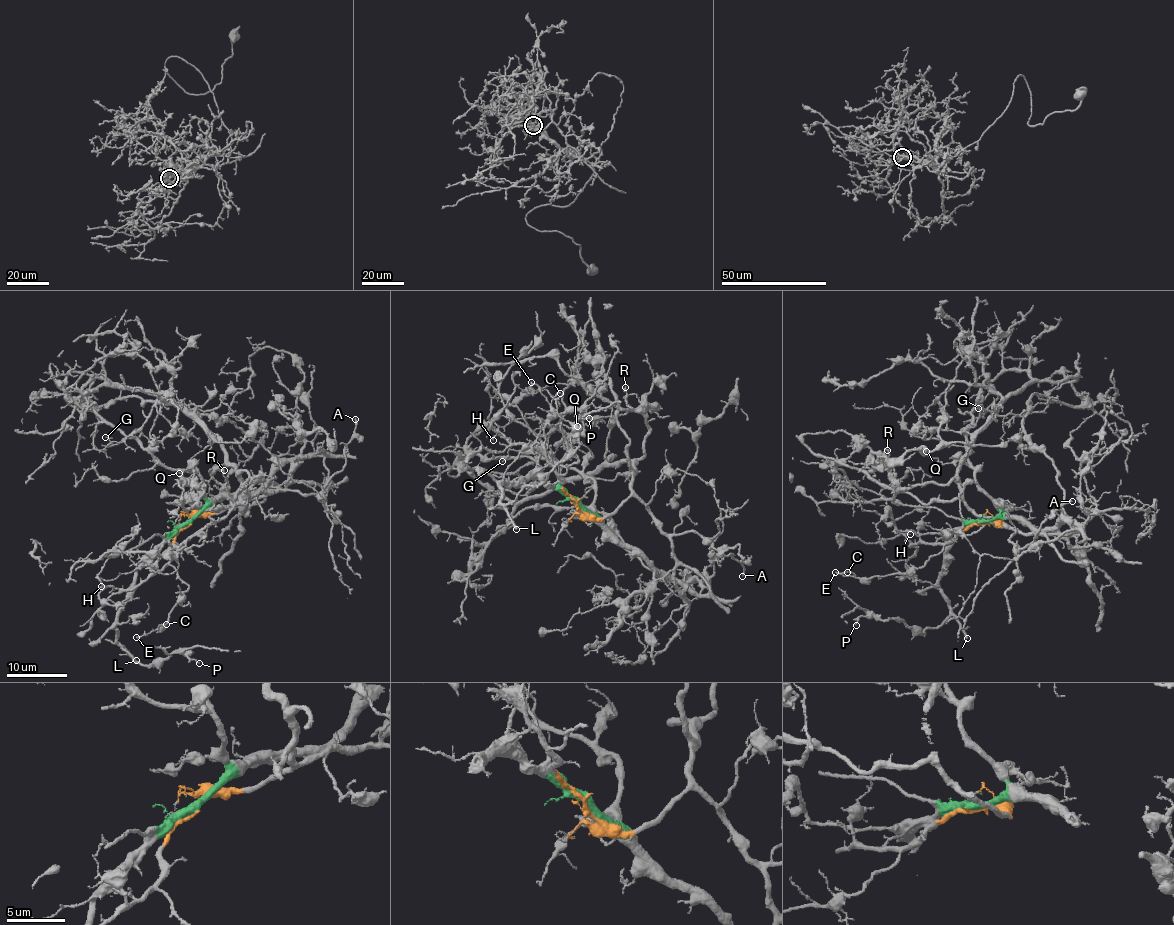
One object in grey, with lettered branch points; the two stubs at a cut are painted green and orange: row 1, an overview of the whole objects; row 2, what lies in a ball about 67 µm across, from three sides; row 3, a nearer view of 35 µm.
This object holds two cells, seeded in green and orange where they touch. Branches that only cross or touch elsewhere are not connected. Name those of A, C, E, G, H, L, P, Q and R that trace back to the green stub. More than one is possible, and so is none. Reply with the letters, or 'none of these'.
G, L, P, Q

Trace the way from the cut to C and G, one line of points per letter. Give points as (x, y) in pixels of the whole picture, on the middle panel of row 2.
C: (577, 504), (561, 486), (559, 475), (579, 461), (574, 451), (566, 446), (561, 417), (551, 406), (560, 392)
G: (577, 504), (594, 515), (594, 481), (583, 478), (576, 470), (515, 449), (508, 451), (501, 461)

